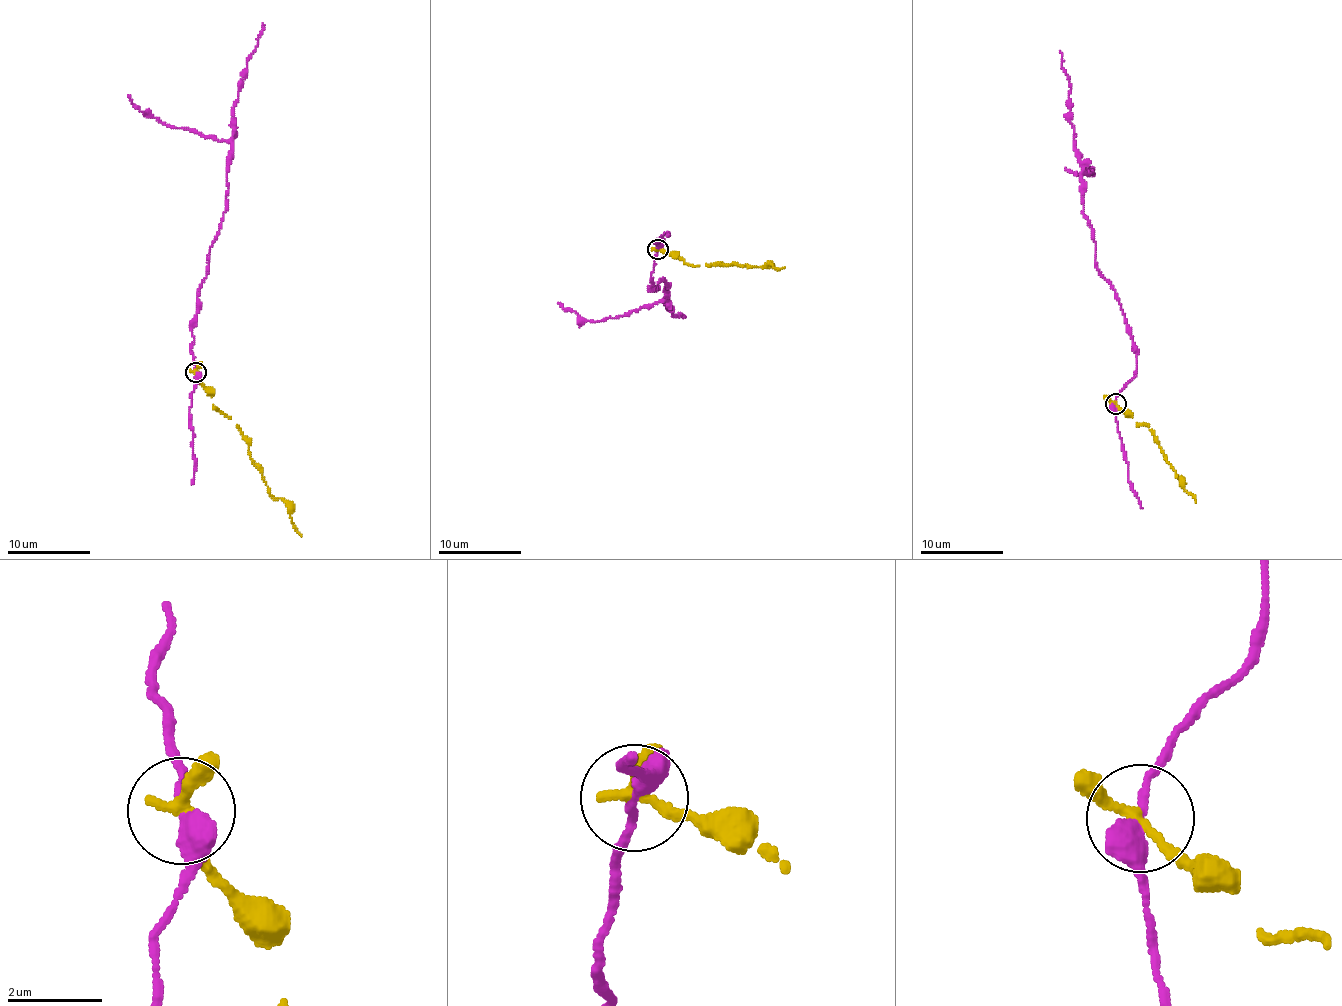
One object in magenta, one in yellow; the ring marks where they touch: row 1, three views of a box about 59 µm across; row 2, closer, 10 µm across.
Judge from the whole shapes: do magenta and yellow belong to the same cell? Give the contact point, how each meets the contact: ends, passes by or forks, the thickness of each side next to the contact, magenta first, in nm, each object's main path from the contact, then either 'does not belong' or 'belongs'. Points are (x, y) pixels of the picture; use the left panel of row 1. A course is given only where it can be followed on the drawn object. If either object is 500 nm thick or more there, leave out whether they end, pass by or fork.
place (196, 372); magenta passes by; yellow passes by; calibres 340 and 220 nm; course magenta (196, 372), (190, 349), (197, 292), (206, 275), (210, 247), (225, 210), (234, 102), (262, 23); course yellow (196, 372), (215, 407), (240, 430), (267, 490), (286, 504), (301, 536); belongs

